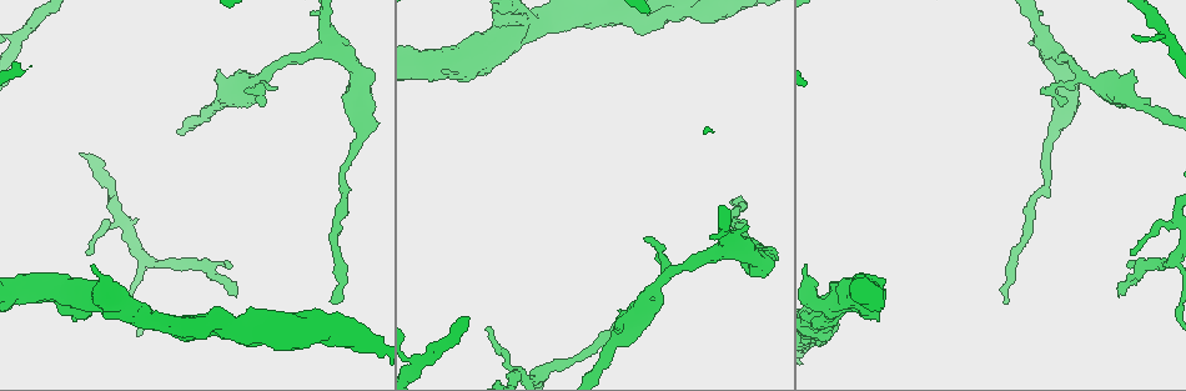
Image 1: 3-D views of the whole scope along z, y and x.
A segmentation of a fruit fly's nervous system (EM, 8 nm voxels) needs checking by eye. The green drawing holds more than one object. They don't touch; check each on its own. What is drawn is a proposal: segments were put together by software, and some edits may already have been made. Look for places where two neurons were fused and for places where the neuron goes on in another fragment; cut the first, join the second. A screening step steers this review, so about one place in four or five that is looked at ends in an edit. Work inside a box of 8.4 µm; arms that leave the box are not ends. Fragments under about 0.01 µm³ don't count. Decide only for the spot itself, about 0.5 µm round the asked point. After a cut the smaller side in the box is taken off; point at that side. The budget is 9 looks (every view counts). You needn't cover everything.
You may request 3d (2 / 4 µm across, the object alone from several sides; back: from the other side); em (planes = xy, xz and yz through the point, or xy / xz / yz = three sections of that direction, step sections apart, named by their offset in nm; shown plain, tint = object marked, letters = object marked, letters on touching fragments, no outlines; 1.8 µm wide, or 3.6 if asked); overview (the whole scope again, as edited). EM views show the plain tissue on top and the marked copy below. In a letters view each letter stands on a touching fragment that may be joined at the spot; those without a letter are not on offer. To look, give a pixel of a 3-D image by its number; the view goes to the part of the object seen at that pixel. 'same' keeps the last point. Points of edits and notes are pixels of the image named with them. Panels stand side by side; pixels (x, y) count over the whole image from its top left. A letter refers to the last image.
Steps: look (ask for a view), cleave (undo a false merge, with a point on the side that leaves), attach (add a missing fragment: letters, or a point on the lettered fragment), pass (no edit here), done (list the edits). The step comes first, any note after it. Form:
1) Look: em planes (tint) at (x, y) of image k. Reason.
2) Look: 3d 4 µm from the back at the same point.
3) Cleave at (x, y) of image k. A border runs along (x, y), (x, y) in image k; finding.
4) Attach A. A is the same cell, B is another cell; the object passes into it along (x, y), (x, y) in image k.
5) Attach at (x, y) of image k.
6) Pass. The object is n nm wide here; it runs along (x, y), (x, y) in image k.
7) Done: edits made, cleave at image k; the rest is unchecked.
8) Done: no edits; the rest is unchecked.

Look: em planes (letters) at (218, 71) of image 1. Branch stops here.

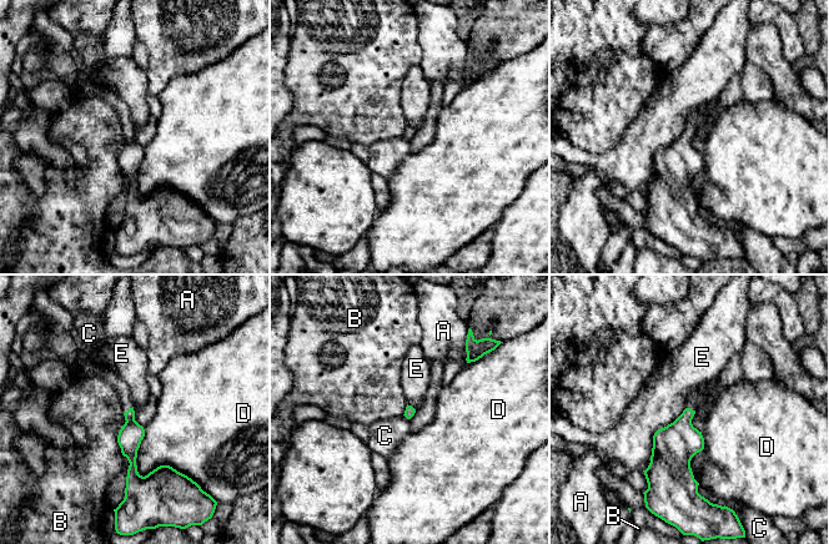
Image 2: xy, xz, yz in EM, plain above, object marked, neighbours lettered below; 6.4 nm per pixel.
Pass. A, B, C, D and E are other cells; no lettered fragment goes on from it.

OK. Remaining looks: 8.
Look: em planes (tint) at (260, 104) of image 1. Branch stops here.

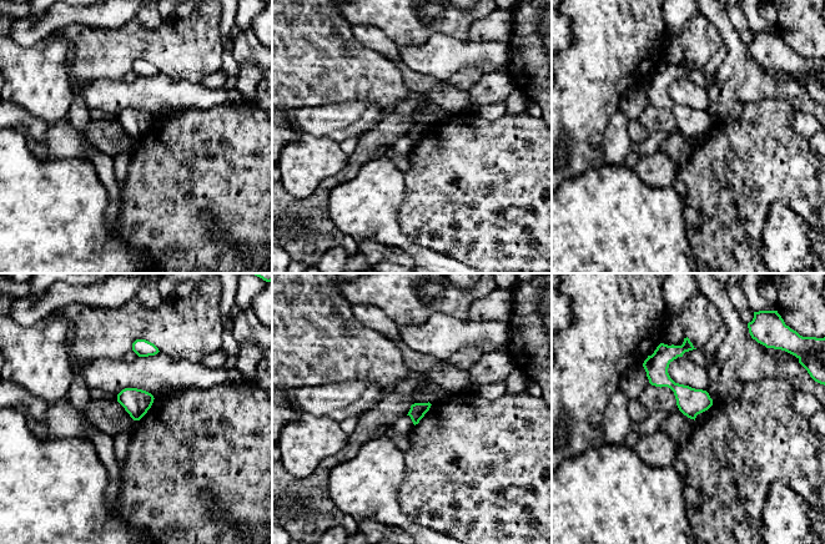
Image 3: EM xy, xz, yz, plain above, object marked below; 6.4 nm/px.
Look: em planes (letters) at the same point. What lies round it.

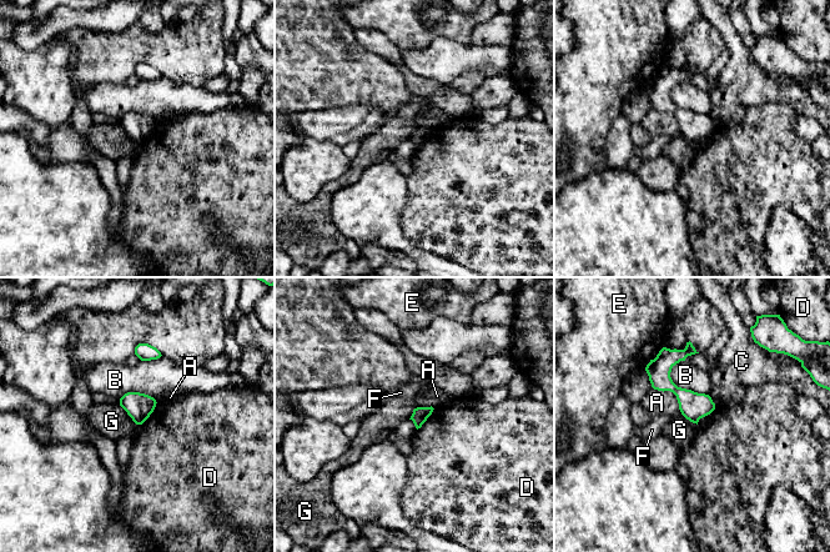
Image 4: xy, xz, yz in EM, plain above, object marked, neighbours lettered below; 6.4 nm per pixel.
Pass. The object is 100 nm wide here; A, B, C, D, E, F and G are other cells; none of them fits.

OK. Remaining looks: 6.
Look: em 3.6 µm planes (tint) at (873, 315) of image 1. Thick end.

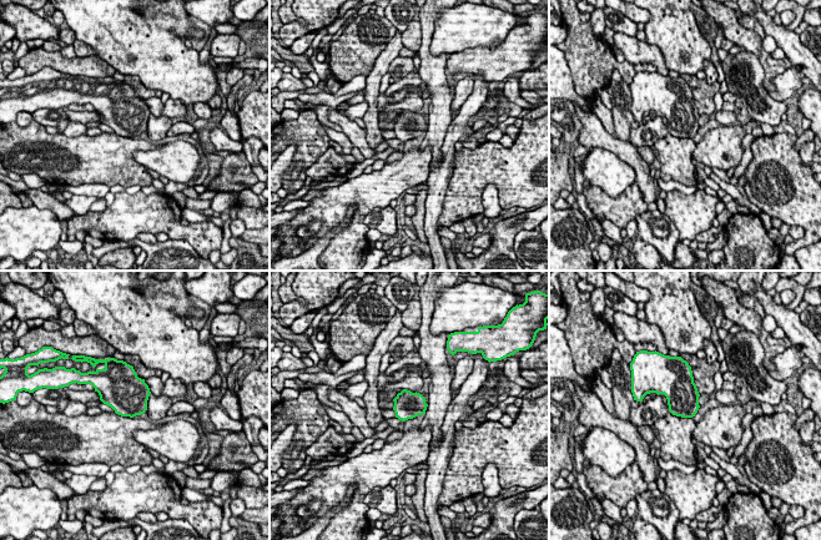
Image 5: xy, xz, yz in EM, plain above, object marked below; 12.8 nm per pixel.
Look: em 3.6 µm planes (letters) at the same point.

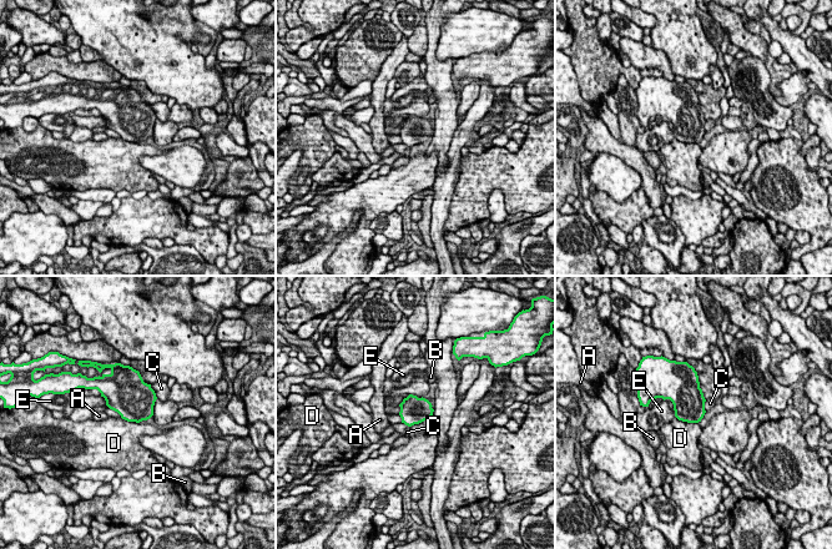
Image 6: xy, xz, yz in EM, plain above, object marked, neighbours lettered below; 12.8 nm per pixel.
Pass. A, B, C, D and E are other cells; a border runs along (676, 417), (697, 423) in image 6; none of them fits.

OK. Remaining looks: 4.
Look: em planes (tint) at (1004, 304) of image 1. Tapers out.

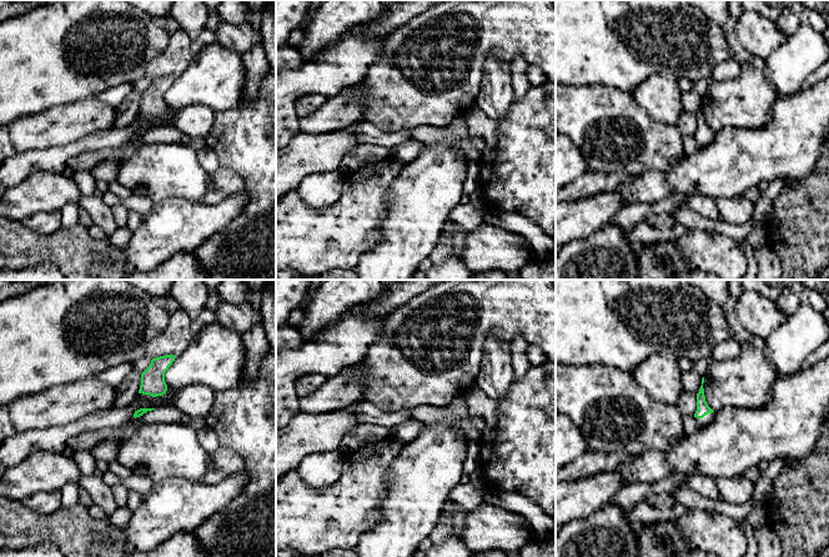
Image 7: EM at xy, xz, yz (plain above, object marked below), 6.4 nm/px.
Look: em planes (letters) at the same point. What lies round it.

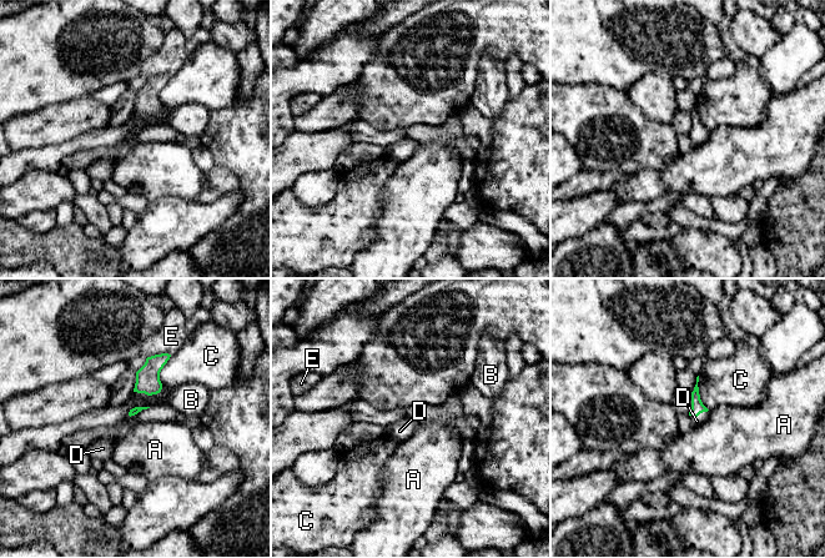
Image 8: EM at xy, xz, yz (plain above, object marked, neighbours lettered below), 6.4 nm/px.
Attach D. D is the same cell, A, B, C and E are other cells; the object passes into it along (697, 405), (700, 412), (697, 421) in image 8; it goes on there.

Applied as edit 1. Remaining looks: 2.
Done: edits made, attach at image 8; the rest is unchecked.

